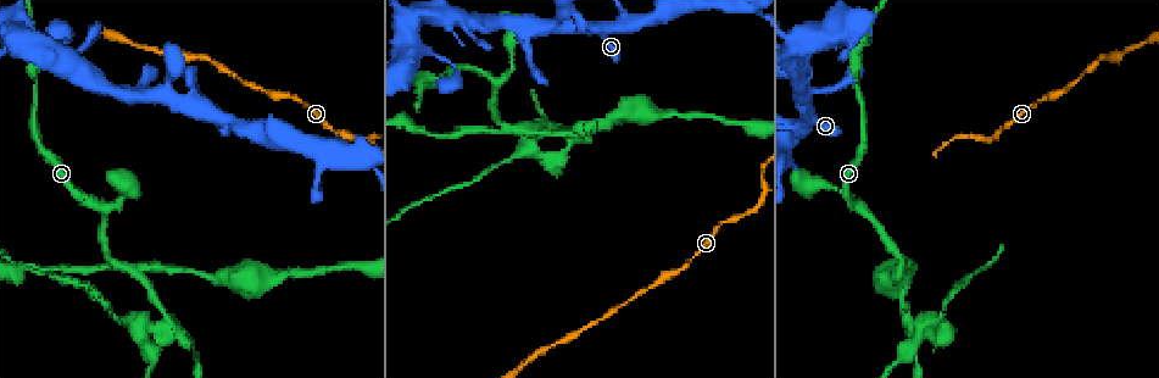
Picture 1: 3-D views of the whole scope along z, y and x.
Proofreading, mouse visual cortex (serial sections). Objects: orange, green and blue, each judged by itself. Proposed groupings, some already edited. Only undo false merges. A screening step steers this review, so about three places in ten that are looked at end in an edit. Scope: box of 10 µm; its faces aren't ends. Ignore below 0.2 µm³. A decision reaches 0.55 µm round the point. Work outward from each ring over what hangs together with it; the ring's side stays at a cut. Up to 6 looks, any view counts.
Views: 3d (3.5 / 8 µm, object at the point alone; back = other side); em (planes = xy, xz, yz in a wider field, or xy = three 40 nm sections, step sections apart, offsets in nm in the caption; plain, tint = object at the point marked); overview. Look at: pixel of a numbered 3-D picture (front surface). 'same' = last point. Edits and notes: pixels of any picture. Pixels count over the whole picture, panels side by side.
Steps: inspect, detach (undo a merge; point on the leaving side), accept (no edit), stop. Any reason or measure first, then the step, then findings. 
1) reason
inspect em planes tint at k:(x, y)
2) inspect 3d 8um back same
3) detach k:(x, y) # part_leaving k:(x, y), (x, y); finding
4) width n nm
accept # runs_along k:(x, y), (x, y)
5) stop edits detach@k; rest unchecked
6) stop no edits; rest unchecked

sharp bend
inspect 3d 3.5um at 1:(842, 30)

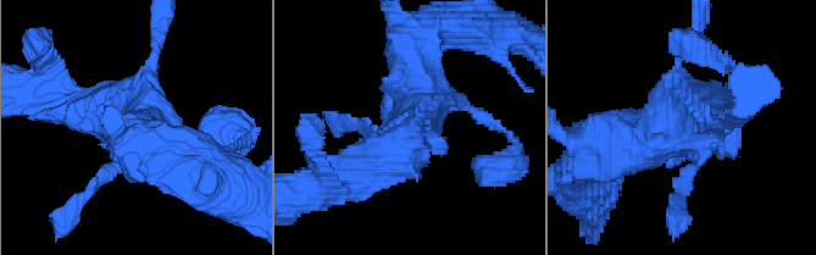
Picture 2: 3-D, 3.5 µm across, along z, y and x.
now the EM
inspect em xy step 1 tint at 2:(676, 129)

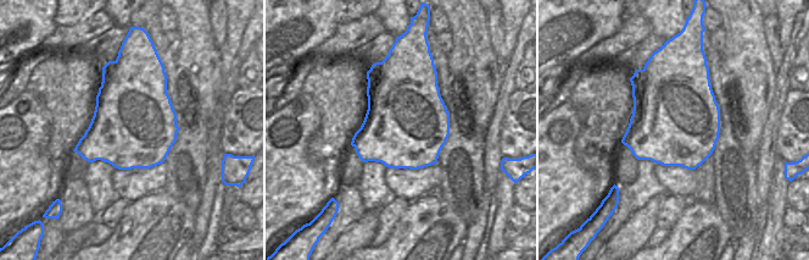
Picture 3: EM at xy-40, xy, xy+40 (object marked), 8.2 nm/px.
accept # runs_along 2:(589, 154), (708, 109); continuous, no second cell

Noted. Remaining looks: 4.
abrupt turn
inspect 3d 3.5um at 1:(861, 211)

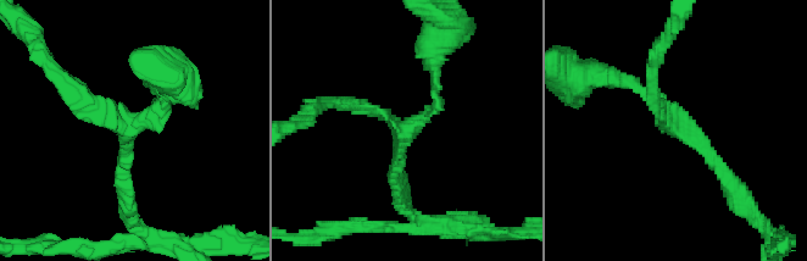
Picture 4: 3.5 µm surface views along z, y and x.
arms 3; arm_widths 150, 150, 200 nm
inspect em xy step 5 tint at 4:(125, 130)

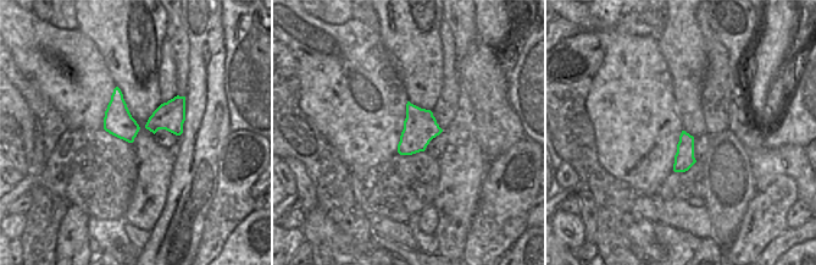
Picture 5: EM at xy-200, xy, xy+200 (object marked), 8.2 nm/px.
inspect em xy step 3 tint same

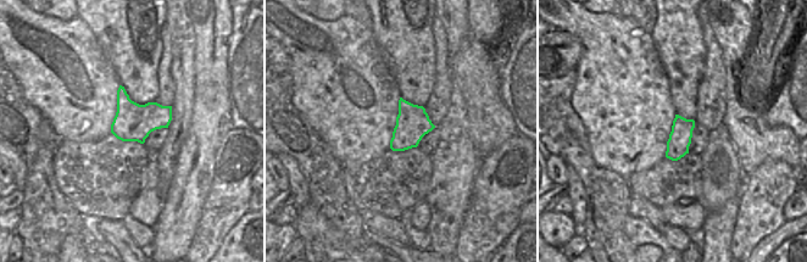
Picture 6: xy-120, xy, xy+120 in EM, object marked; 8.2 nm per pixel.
accept # runs_along 4:(654, 92), (734, 188); continuous, no second cell

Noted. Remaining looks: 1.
four or more arms meet
inspect 3d 3.5um at 1:(132, 271)

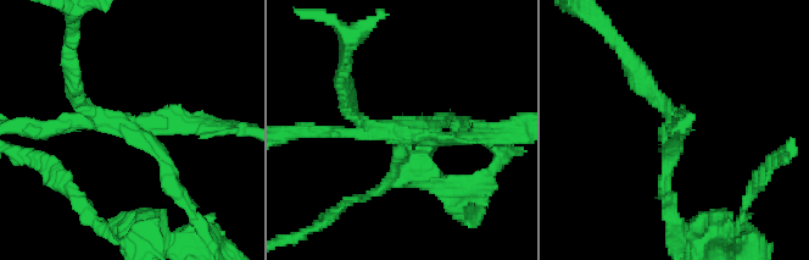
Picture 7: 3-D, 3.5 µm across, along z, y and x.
detach 7:(43, 127) # part_leaving 7:(145, 128), (246, 128); a second cell is stuck on

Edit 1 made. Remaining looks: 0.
stop edits detach@7; rest unchecked

